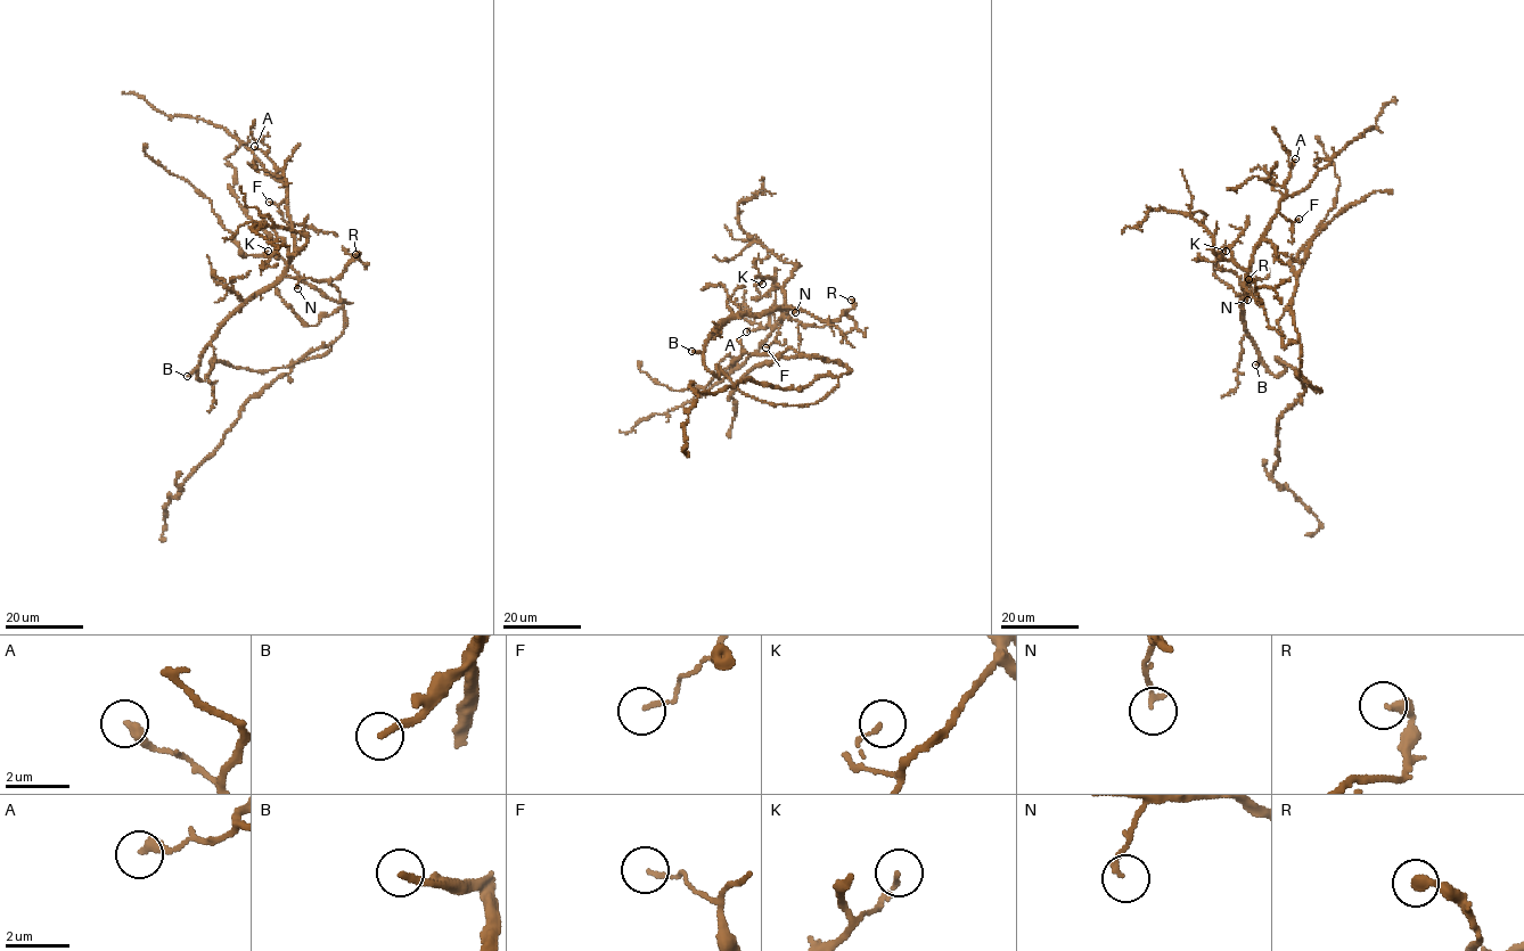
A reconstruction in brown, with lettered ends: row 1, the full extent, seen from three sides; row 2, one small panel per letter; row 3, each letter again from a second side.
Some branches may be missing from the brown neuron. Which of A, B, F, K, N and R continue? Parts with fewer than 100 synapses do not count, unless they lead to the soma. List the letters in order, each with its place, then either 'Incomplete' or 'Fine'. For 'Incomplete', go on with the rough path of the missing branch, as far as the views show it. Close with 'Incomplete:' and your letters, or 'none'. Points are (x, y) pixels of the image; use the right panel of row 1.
A: Place: (1295, 158). Fine
B: Place: (1255, 365). Incomplete. Course of what is missing: (1255, 365), (1246, 383), (1237, 387), (1236, 399), (1222, 406), (1096, 411), (1090, 417), (1095, 427), (1091, 431)
F: Place: (1299, 219). Fine
K: Place: (1226, 251). Fine
N: Place: (1247, 300). Fine
R: Place: (1248, 279). Fine
Incomplete: B

